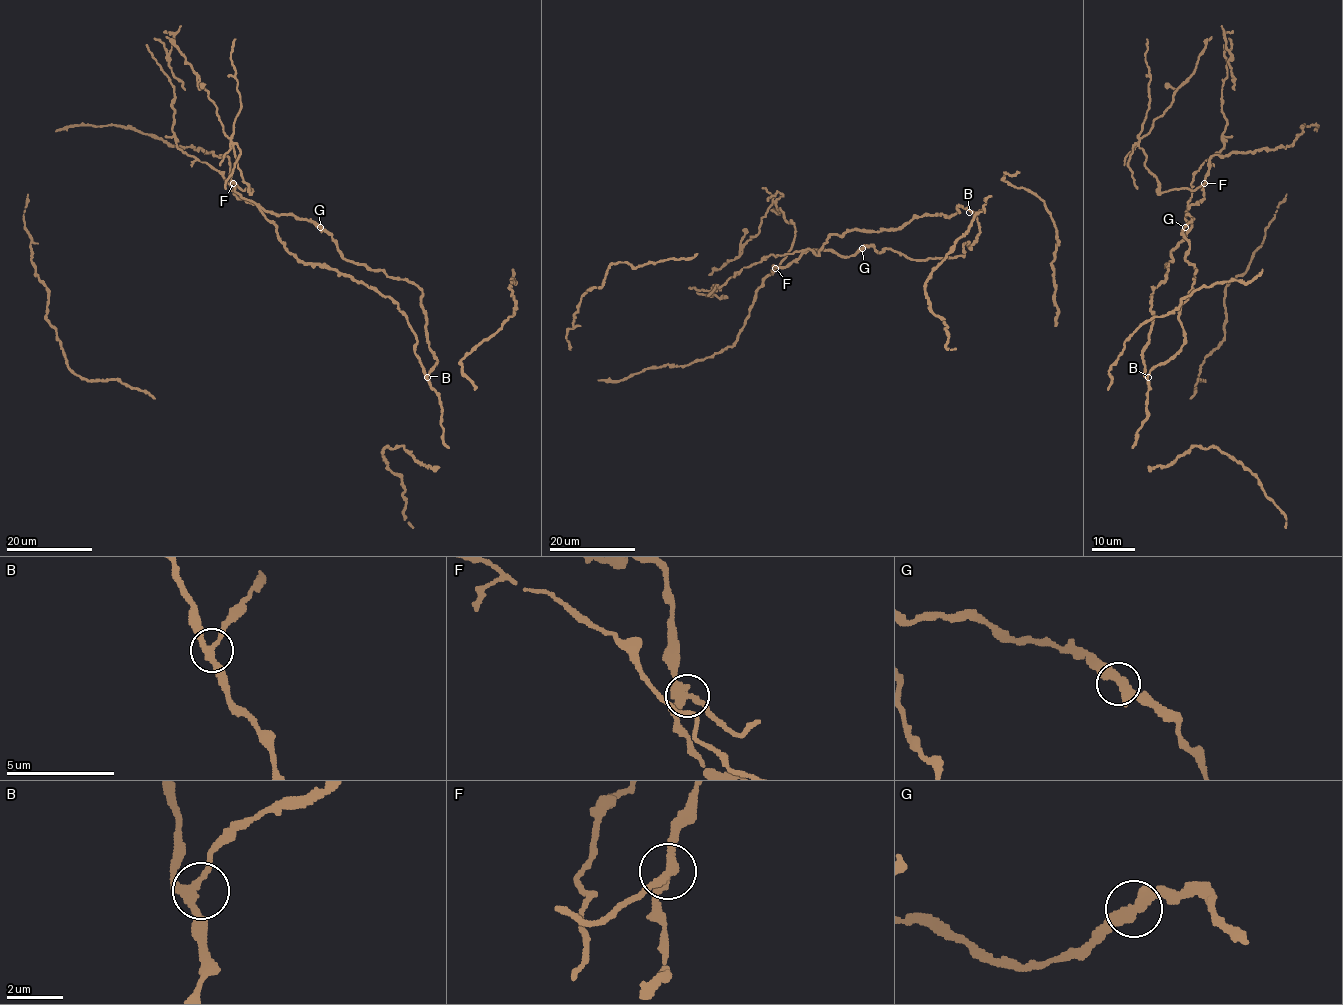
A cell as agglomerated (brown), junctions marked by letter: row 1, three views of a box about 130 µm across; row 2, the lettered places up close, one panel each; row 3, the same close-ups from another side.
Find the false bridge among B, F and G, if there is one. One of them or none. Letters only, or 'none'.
F

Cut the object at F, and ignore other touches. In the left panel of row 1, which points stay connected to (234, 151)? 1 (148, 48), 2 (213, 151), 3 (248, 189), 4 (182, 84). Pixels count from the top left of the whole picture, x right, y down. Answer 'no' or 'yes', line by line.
1: no
2: no
3: yes
4: yes

